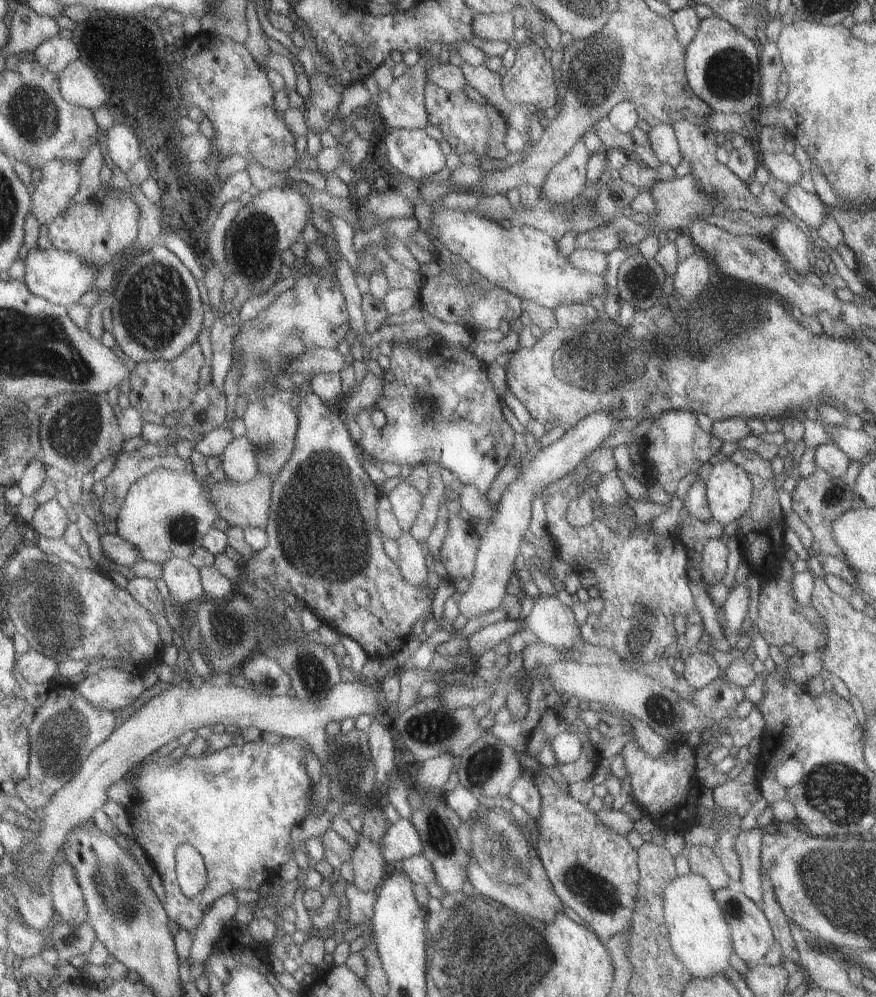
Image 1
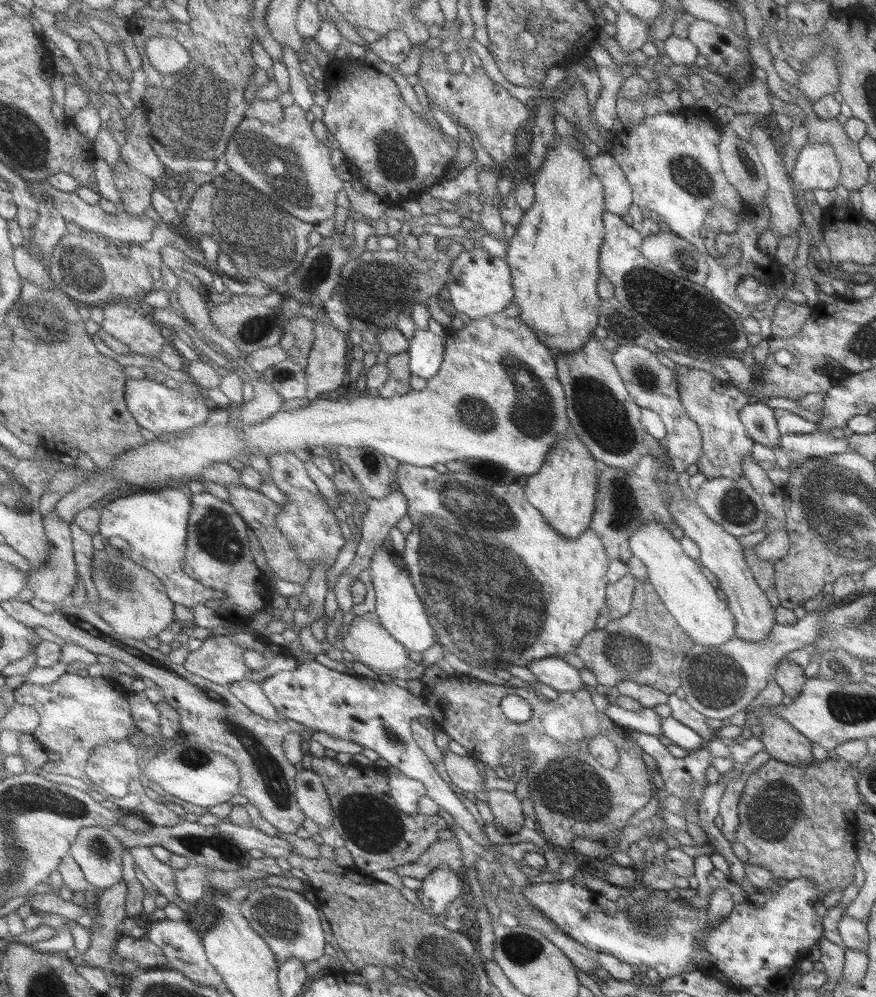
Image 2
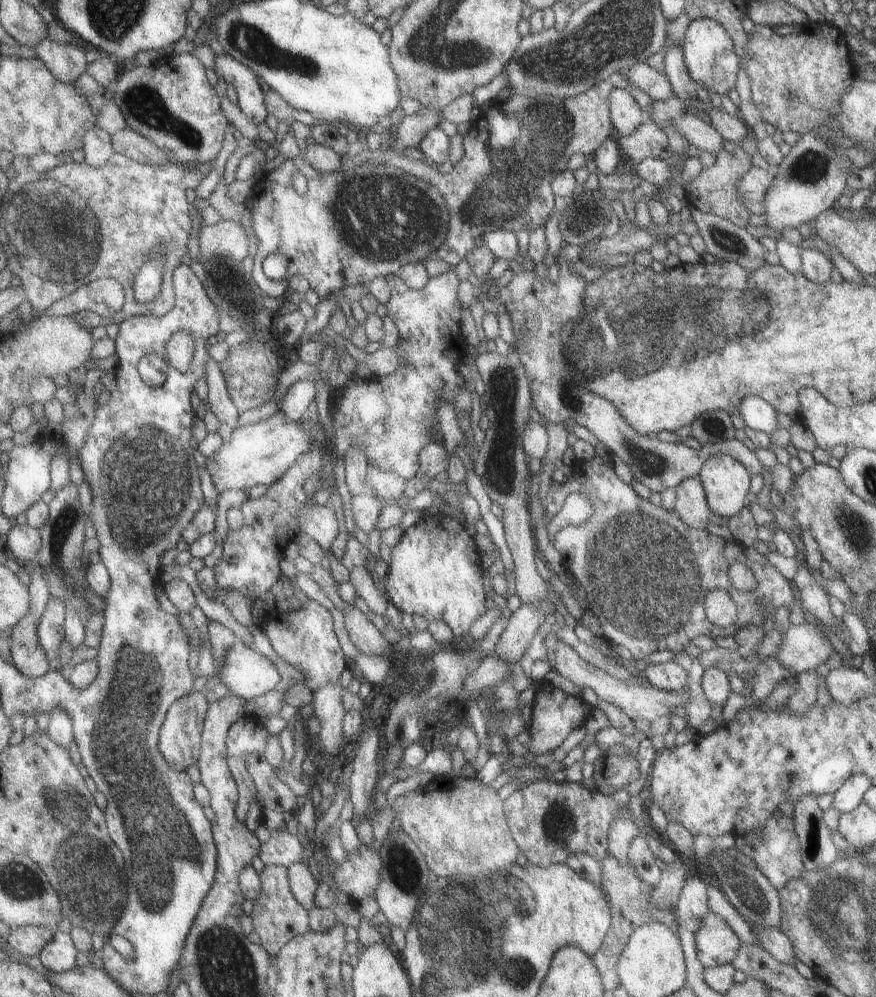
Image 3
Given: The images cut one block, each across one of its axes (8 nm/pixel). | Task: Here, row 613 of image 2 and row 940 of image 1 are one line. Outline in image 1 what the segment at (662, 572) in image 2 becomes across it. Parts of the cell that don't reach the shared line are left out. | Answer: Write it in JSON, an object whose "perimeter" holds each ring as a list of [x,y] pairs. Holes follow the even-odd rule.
{"perimeter":[[[692,872],[673,878],[663,894],[664,924],[672,952],[690,970],[691,978],[710,978],[730,965],[732,938],[723,907],[718,906],[708,880]]]}

